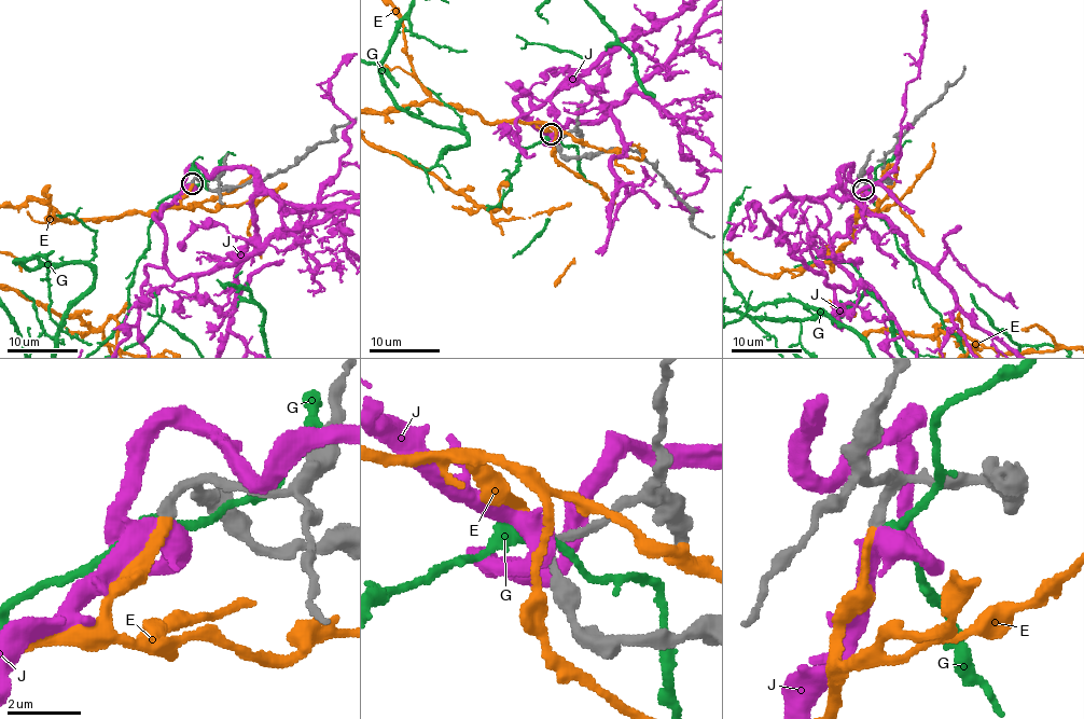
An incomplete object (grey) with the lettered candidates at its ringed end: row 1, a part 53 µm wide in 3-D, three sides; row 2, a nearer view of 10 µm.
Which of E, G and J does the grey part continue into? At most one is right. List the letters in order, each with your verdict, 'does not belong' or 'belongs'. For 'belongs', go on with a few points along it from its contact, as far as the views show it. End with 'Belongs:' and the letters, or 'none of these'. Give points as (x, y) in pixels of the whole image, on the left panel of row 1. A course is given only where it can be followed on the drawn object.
E: belongs
G: does not belong
J: does not belong
Belongs: E

